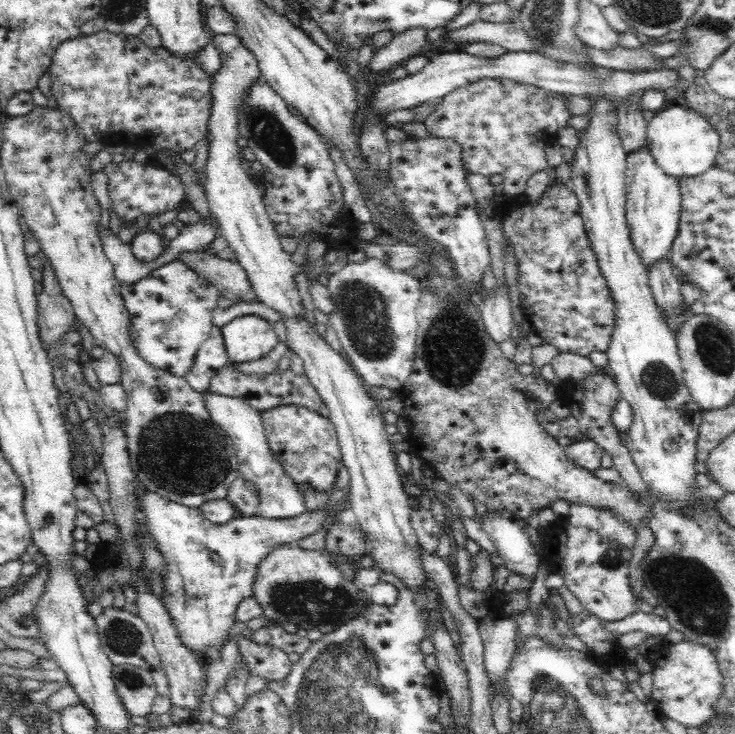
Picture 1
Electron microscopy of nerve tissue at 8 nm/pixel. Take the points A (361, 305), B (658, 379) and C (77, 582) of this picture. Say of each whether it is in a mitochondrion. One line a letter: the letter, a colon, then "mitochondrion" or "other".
A: mitochondrion
B: mitochondrion
C: other

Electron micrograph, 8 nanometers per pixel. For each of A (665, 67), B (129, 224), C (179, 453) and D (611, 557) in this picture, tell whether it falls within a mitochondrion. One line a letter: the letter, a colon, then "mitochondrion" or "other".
A: other
B: other
C: mitochondrion
D: mitochondrion

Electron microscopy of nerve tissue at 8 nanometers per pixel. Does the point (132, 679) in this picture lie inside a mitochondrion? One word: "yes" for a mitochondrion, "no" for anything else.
yes

